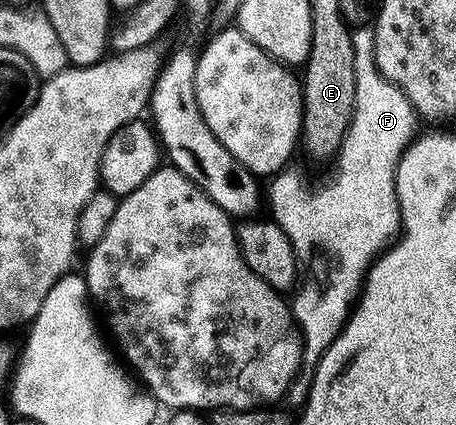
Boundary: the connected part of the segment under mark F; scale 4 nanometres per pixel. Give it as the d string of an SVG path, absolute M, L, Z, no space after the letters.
M360 26L352 32L352 41L356 47L356 53L354 54L354 62L356 63L356 109L352 115L352 124L348 128L348 132L344 136L344 141L340 147L338 153L338 161L340 165L336 168L336 177L333 178L329 184L324 184L321 188L316 188L311 192L310 189L304 185L304 176L299 172L295 166L289 166L276 173L271 177L269 188L266 188L266 204L272 207L271 219L279 224L280 228L289 236L290 242L293 244L293 254L296 256L296 263L299 271L302 273L302 283L299 285L300 296L291 297L290 307L292 309L292 318L296 321L296 327L300 330L300 338L304 342L304 362L302 365L303 370L297 372L295 380L293 380L290 387L288 387L287 399L293 400L296 406L303 405L304 401L308 398L308 391L312 385L311 374L318 366L318 362L322 358L322 354L332 344L334 337L338 335L344 328L344 323L348 320L348 313L352 311L359 295L360 290L364 282L365 276L368 275L369 267L373 260L389 247L397 239L400 232L400 207L396 201L396 167L400 161L400 155L402 155L408 148L409 144L414 139L414 131L412 127L418 124L418 117L415 112L412 111L412 104L406 98L406 94L402 94L402 90L398 90L390 81L387 80L382 73L376 69L376 59L372 53L372 34L373 29L368 26Z

